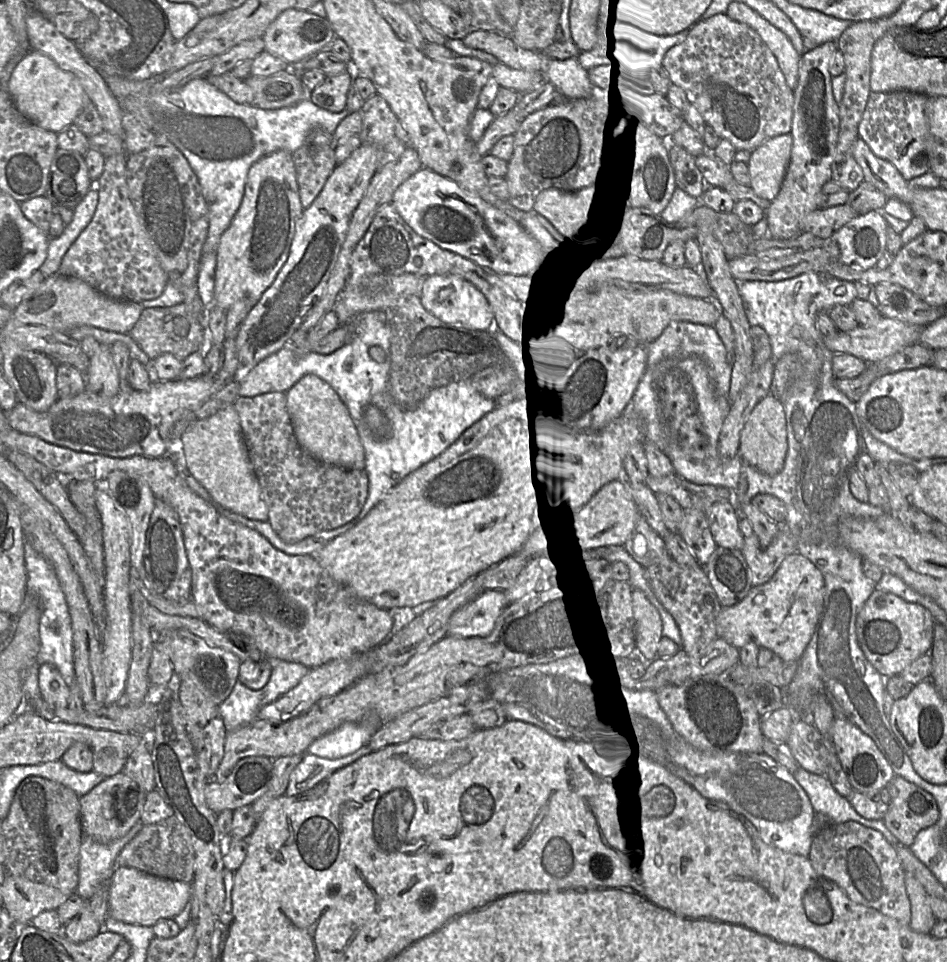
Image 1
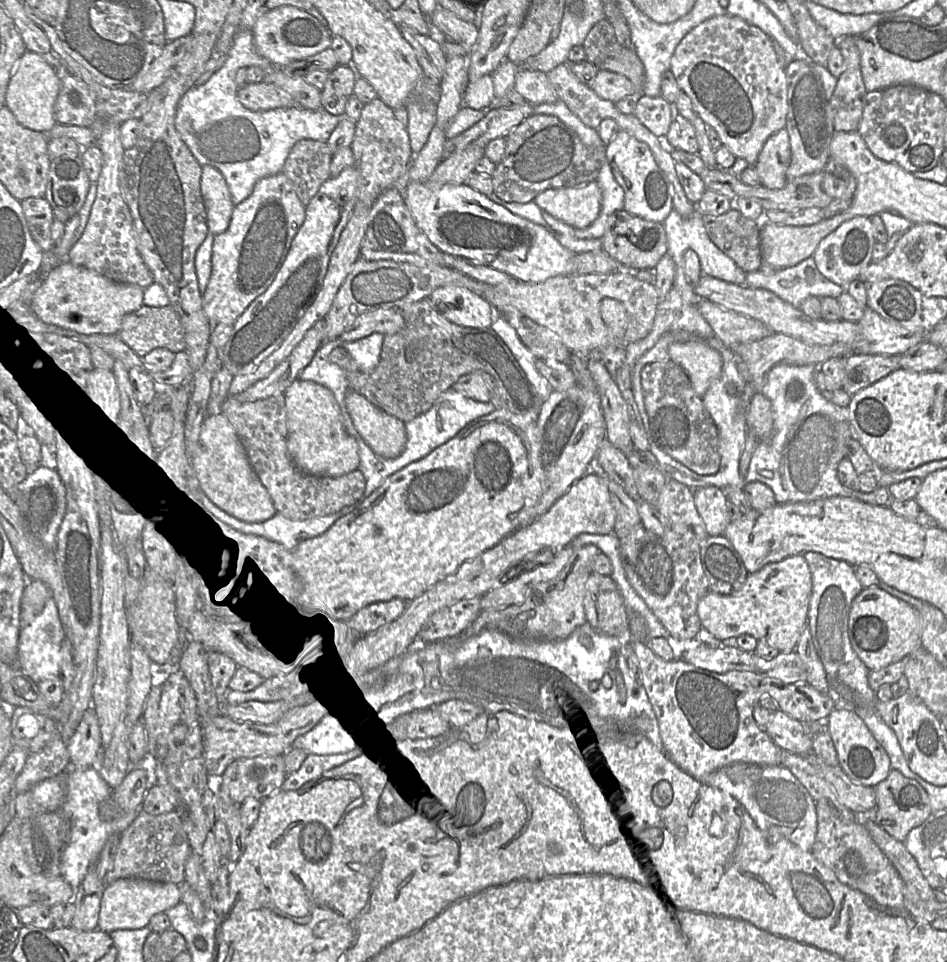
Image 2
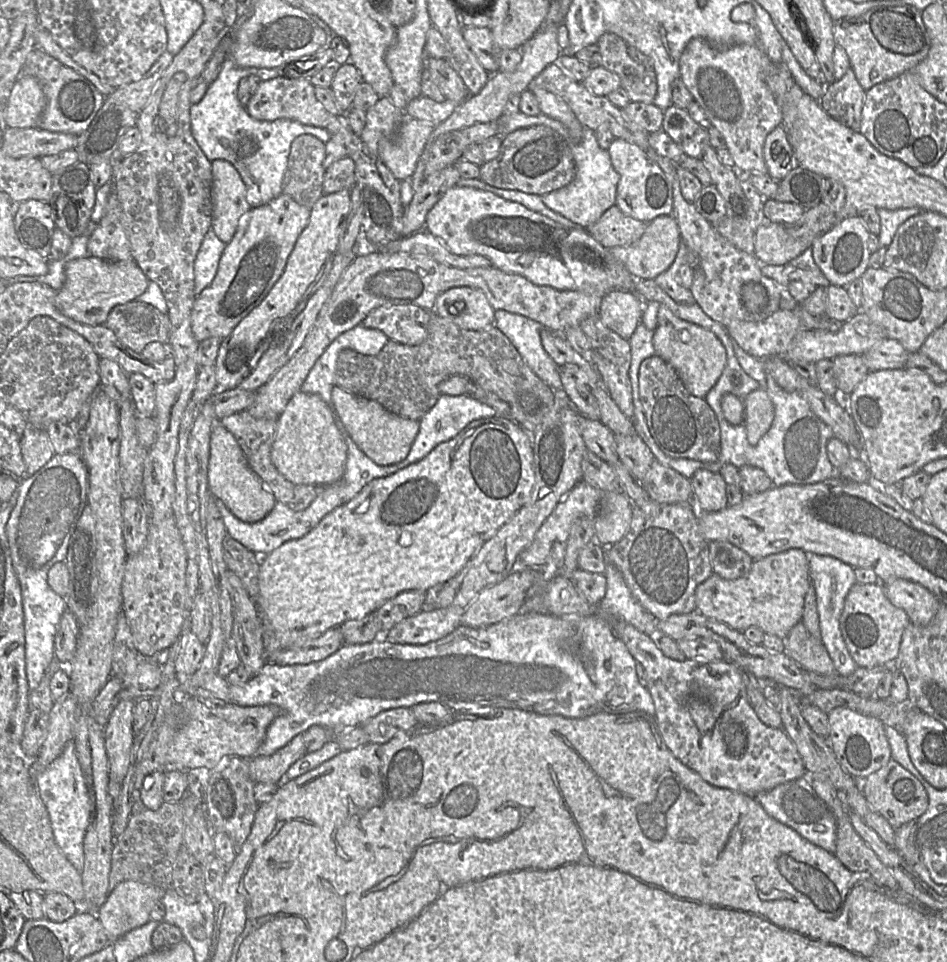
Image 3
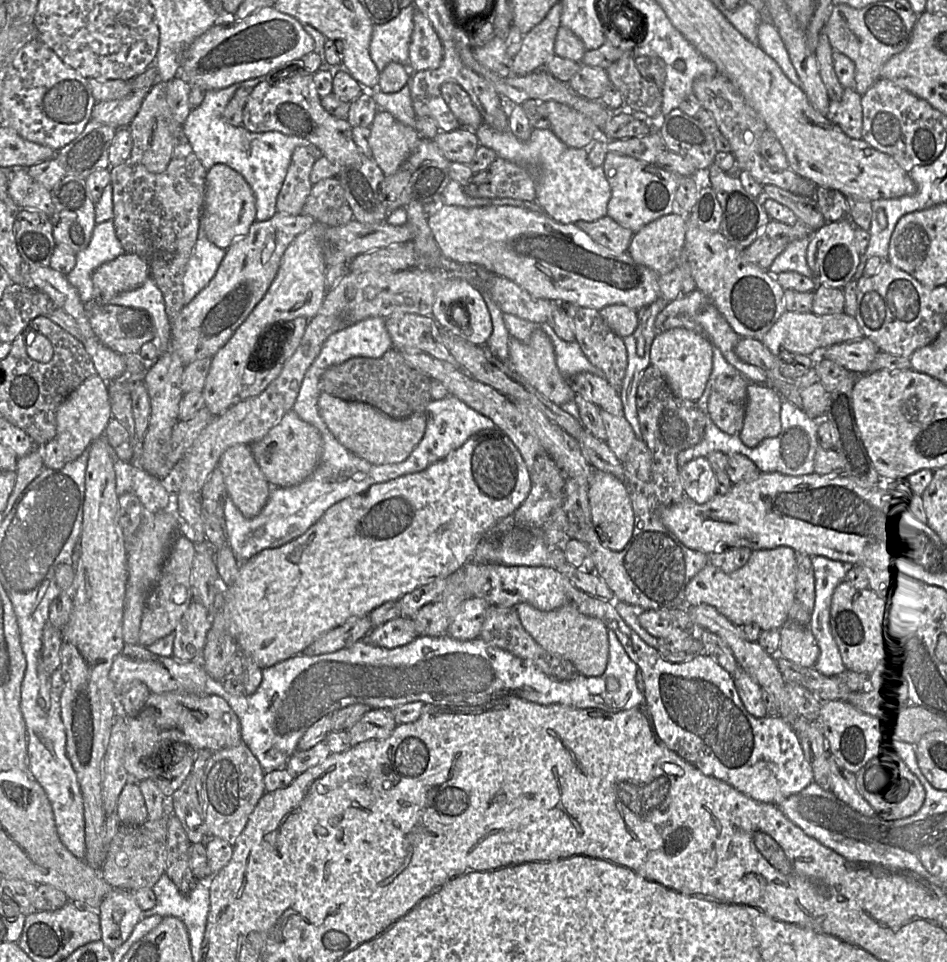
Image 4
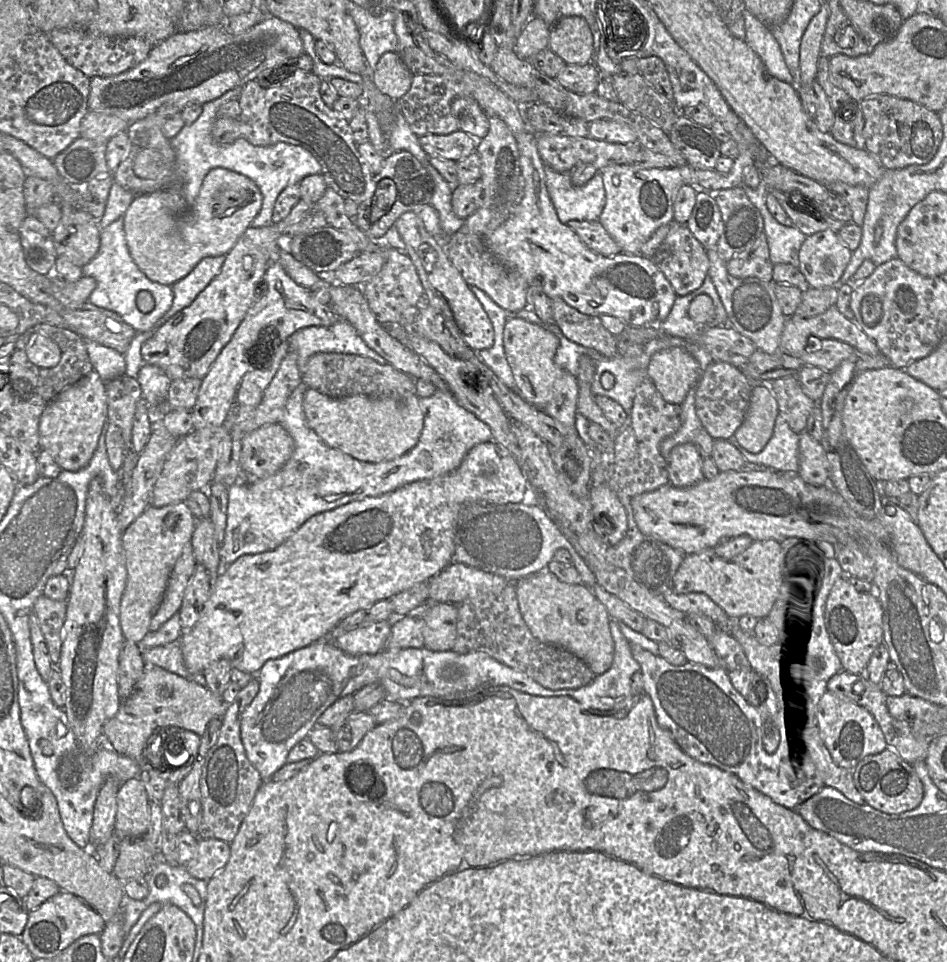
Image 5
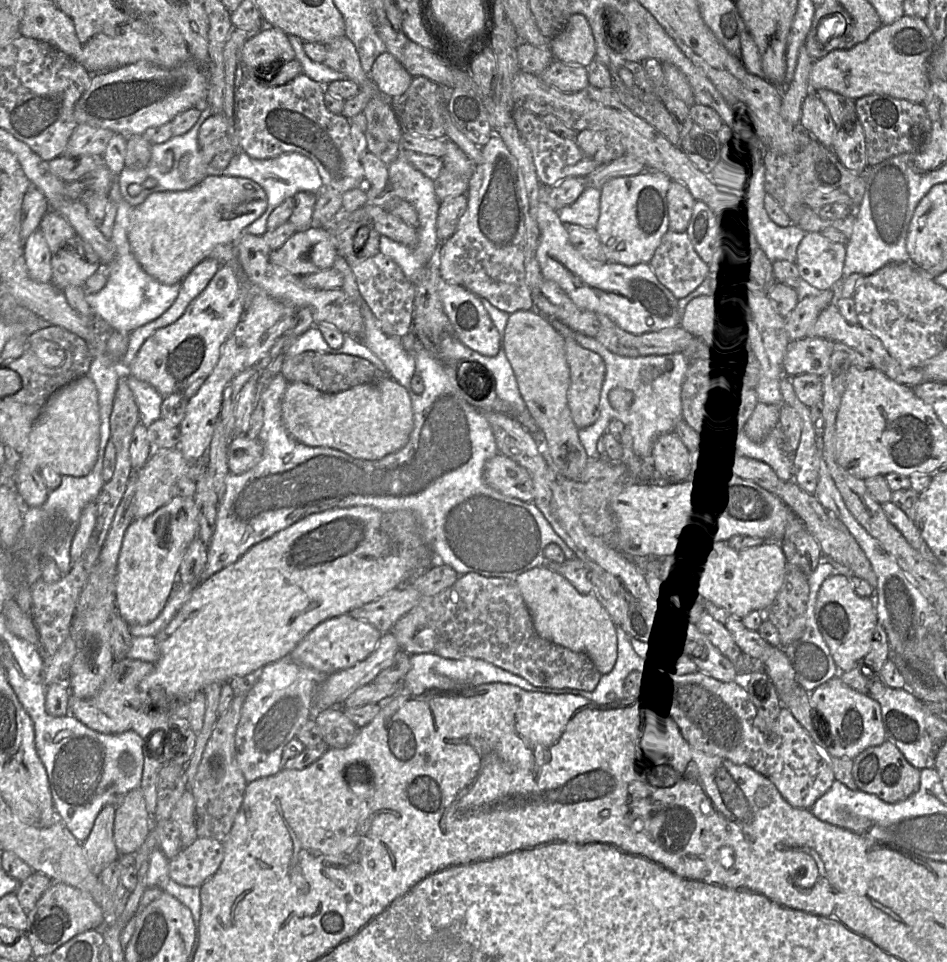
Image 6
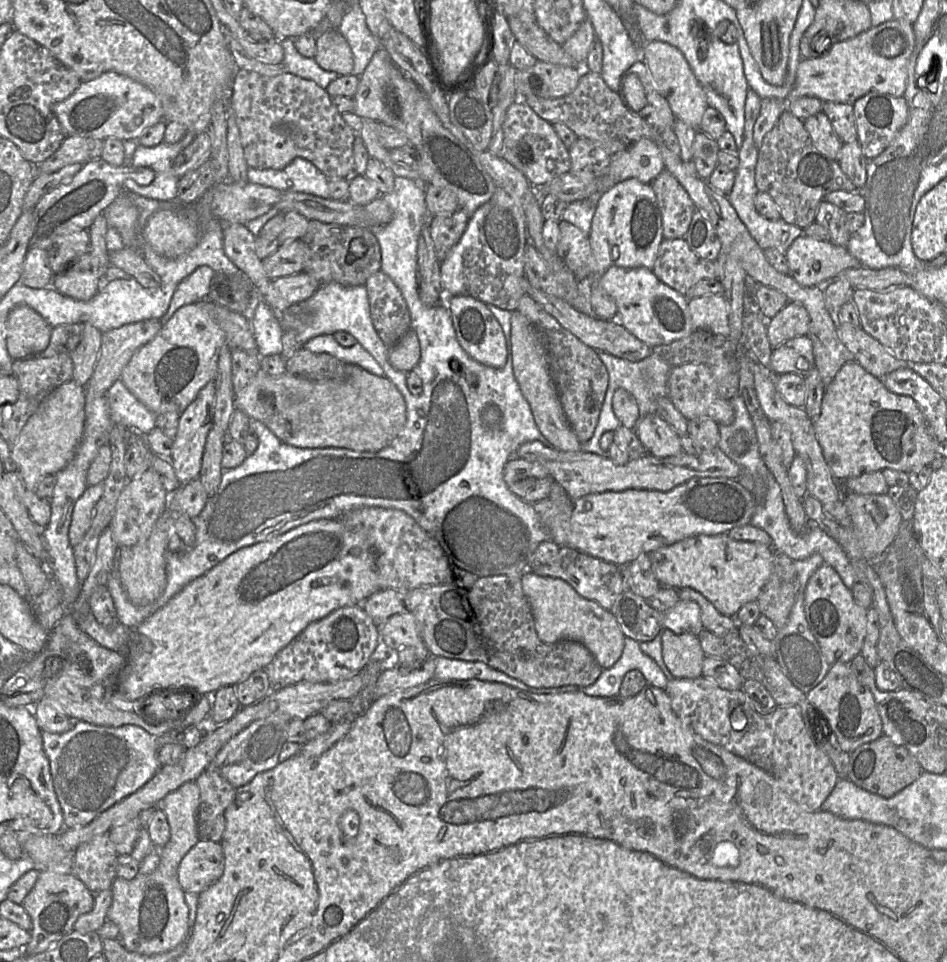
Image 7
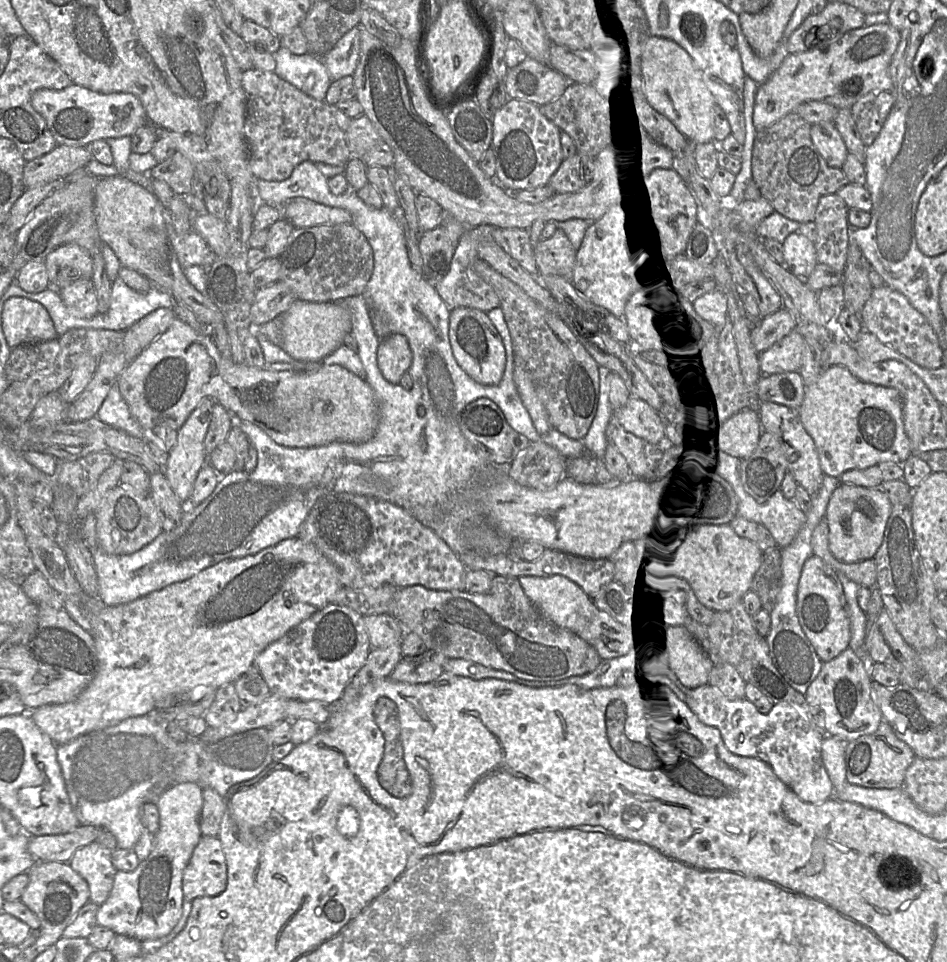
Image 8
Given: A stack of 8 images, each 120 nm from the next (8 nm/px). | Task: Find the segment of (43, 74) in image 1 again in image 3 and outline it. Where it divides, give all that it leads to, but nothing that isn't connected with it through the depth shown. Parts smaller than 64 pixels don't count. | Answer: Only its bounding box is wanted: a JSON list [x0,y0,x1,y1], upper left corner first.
[5,75,46,128]

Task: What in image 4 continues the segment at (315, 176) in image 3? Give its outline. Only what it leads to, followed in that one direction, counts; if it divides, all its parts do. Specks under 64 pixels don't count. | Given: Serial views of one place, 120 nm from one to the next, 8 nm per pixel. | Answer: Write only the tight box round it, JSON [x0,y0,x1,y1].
[277,146,316,215]

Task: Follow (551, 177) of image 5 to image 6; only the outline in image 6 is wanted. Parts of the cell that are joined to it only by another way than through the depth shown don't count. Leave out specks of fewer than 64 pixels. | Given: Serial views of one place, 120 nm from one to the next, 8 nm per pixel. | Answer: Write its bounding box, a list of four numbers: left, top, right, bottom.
[557,187,601,228]

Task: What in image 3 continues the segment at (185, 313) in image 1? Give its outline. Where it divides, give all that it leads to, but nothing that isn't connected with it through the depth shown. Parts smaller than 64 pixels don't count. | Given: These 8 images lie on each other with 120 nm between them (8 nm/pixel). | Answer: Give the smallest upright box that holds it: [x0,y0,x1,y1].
[103,300,171,353]

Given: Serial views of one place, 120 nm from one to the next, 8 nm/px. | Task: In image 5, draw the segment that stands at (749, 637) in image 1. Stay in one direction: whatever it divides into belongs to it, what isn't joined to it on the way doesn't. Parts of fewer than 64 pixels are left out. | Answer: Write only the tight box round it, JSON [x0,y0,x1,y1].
[672,540,787,621]

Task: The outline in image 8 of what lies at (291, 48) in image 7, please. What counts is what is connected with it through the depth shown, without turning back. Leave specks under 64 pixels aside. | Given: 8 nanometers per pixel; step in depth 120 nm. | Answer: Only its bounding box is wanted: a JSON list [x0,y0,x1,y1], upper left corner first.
[273,46,332,100]

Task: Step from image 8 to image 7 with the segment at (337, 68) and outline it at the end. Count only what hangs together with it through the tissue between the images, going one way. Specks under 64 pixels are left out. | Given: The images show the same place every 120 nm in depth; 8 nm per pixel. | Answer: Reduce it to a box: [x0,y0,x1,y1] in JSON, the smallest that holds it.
[338,4,380,76]

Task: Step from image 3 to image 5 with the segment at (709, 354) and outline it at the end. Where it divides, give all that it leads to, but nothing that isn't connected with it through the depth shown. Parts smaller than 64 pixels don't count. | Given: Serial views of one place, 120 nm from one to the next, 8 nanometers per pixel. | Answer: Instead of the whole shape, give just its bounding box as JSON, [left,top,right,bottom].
[647,347,701,404]

